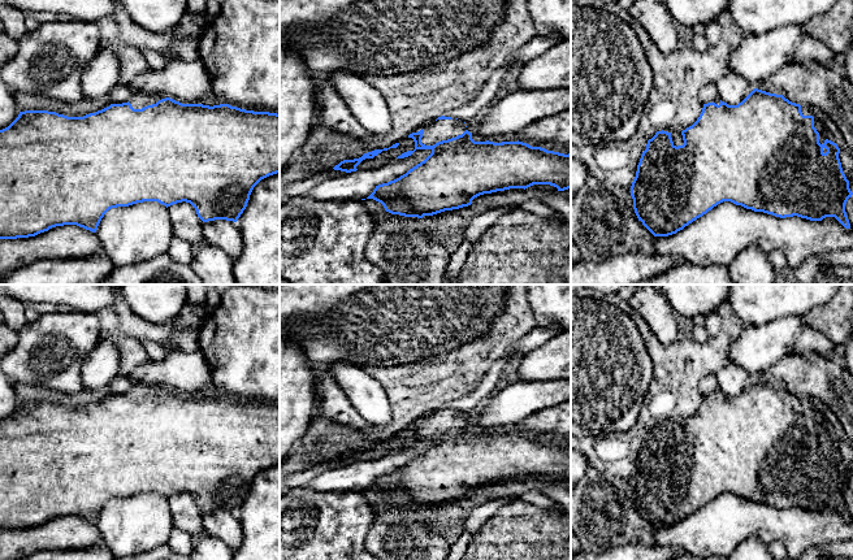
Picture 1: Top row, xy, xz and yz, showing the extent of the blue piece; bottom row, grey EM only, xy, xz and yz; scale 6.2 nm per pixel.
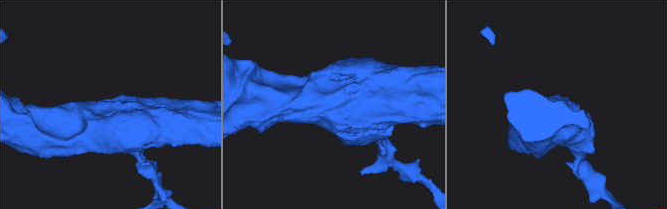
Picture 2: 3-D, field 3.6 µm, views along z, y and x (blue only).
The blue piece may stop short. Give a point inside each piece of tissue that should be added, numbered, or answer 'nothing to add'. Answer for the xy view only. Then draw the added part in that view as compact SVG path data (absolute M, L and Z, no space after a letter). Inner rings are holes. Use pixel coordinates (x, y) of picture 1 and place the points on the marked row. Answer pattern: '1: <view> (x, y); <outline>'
1: xy (139, 100); M139 92L139 94L133 95L133 97L129 100L129 103L131 104L131 107L134 109L142 109L142 108L144 108L147 105L156 104L161 99L165 99L165 97L157 96L157 95Z

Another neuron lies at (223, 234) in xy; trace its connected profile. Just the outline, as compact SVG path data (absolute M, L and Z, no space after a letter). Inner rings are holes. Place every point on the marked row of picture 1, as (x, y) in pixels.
M215 220L203 222L204 242L221 248L230 259L235 260L243 249L243 238L237 222Z

